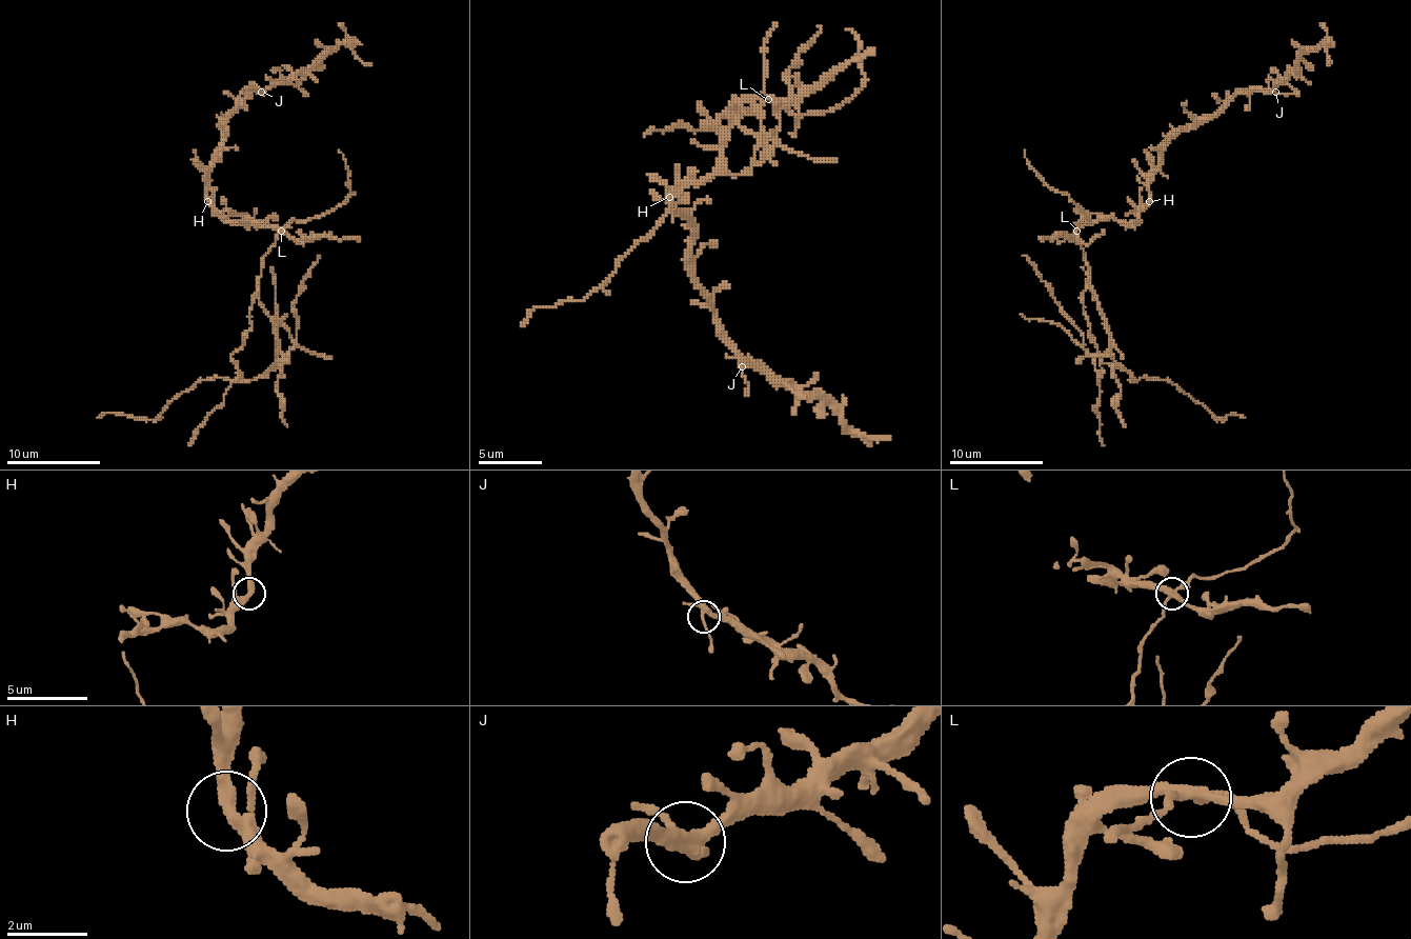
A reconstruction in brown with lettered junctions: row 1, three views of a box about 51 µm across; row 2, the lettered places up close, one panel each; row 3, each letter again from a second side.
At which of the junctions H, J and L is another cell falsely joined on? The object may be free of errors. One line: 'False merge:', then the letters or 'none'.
False merge: L

